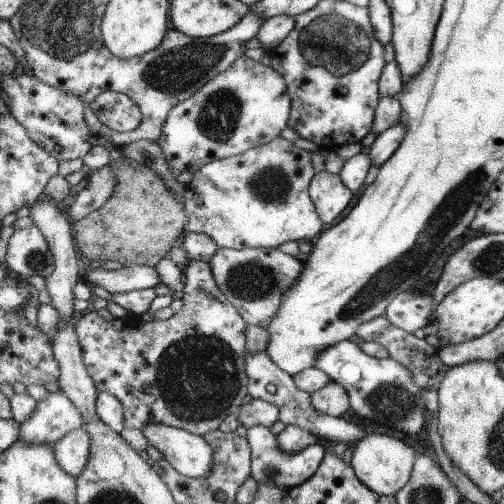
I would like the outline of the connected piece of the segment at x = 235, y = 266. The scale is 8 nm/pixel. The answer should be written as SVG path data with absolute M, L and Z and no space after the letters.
M218 247L208 262L218 287L244 317L247 324L266 328L275 317L283 294L299 278L302 262L280 252L277 247L250 247L229 249Z

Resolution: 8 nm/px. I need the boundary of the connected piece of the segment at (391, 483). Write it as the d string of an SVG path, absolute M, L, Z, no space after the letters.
M367 434L352 449L350 465L355 469L356 476L375 493L394 497L411 479L416 452L410 446L406 446L404 442L400 442L400 439L386 434Z

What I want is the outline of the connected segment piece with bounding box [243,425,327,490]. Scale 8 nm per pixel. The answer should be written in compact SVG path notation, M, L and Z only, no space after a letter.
M262 425L247 428L243 435L251 446L251 476L258 485L272 484L274 487L288 490L301 485L319 470L327 452L322 442L312 443L295 453L284 452L277 441L278 436L273 435L268 427Z

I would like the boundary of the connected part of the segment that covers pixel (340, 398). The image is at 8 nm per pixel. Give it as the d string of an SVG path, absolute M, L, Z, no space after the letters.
M334 379L311 394L311 403L316 410L333 417L342 416L351 407L347 390Z

